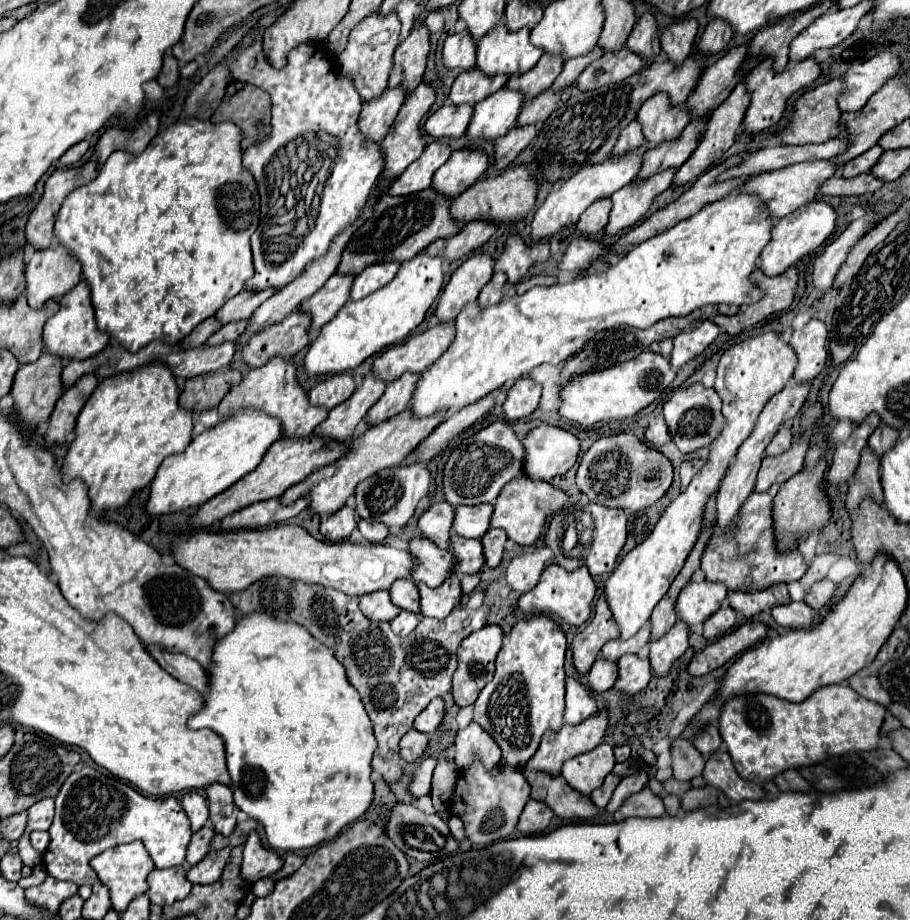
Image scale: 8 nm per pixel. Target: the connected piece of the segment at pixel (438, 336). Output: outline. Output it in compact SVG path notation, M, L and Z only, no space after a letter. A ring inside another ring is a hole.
M443 323L427 329L425 333L413 335L399 345L383 351L371 365L385 383L399 379L403 373L423 373L435 359L443 355L453 337L453 323Z

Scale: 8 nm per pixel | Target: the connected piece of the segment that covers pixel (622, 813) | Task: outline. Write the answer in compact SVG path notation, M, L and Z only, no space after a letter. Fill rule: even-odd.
M645 787L643 791L631 795L623 807L615 813L615 821L625 821L629 817L663 817L665 815L665 807L663 801L651 793L649 787Z

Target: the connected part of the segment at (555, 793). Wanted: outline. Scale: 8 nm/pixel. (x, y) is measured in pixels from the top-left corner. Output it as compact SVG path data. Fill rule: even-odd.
M523 771L523 773L531 785L531 797L547 803L557 817L569 819L569 821L587 821L599 813L599 809L593 805L593 801L589 797L577 793L575 789L571 789L563 777L543 775L539 771L537 773ZM539 789L545 789L547 795L541 797Z

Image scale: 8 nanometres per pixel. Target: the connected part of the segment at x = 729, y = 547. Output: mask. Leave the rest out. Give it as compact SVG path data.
M773 485L765 493L751 493L747 505L743 505L743 517L735 519L735 531L723 531L721 535L712 536L703 557L701 569L705 571L705 579L711 583L723 583L727 591L761 591L769 589L777 583L793 583L805 575L805 563L801 553L777 553L773 539L773 519L771 505L773 497L779 491L779 485Z

